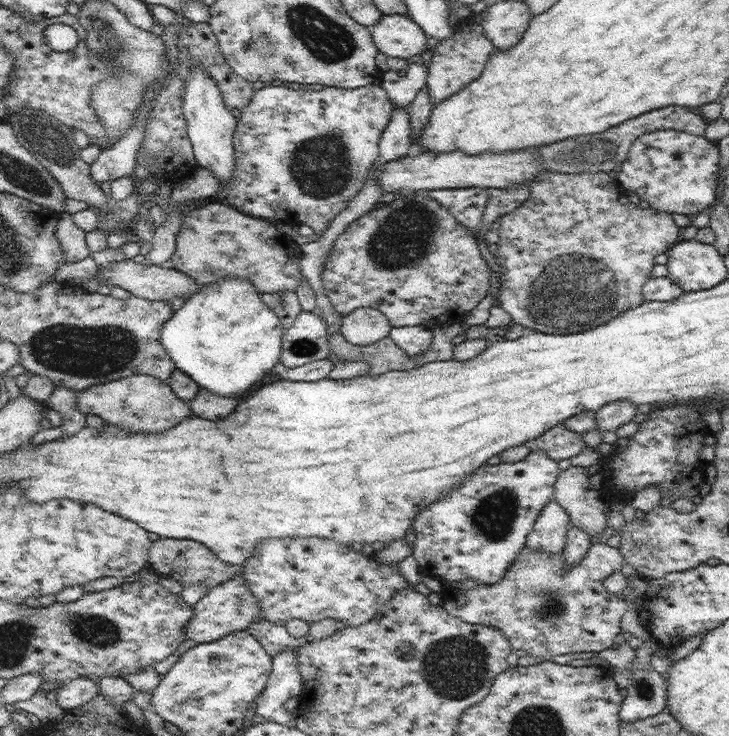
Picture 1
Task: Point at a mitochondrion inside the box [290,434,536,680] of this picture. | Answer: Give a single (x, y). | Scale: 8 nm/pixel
(494, 516)

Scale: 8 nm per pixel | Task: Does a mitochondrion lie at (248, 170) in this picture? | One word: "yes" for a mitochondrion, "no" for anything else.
no

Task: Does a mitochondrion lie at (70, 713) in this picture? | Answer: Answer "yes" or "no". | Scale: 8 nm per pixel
no

